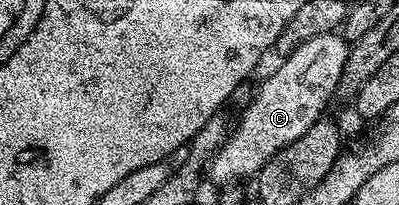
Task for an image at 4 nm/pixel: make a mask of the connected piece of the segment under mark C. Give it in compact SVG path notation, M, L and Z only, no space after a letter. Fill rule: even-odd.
M340 32L315 35L294 53L280 62L281 66L262 83L241 118L232 126L220 151L207 166L207 177L220 187L241 183L244 177L256 178L257 173L283 147L295 143L303 131L322 120L329 100L334 100L339 79L347 63L350 42Z

